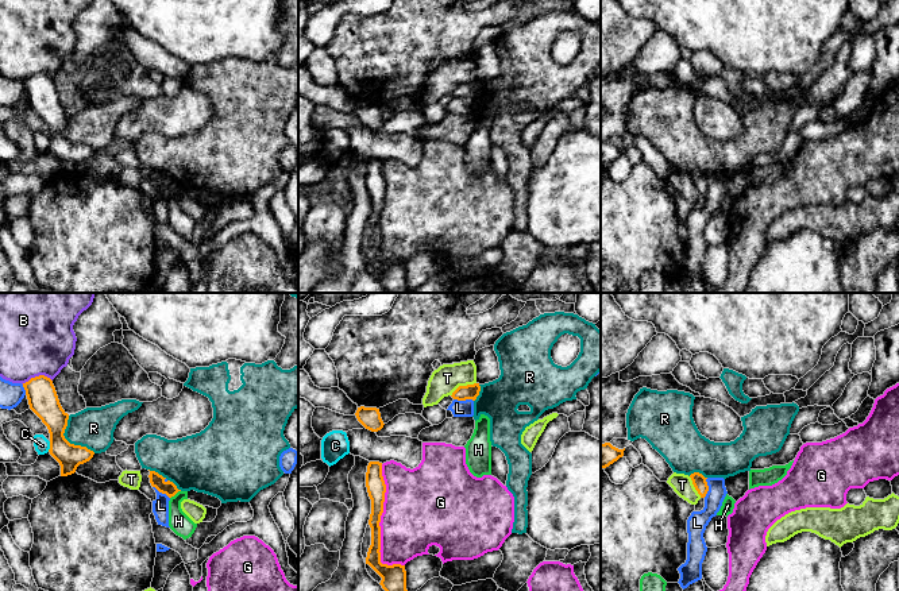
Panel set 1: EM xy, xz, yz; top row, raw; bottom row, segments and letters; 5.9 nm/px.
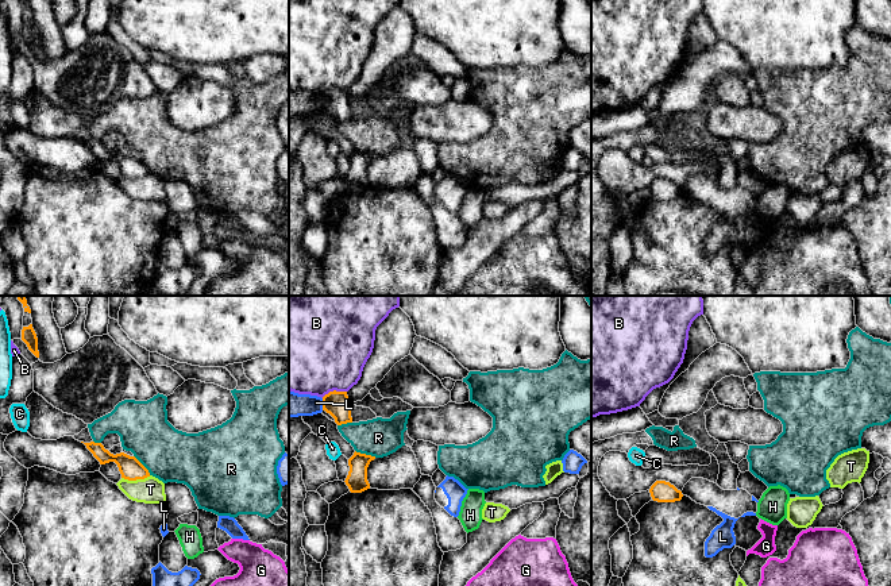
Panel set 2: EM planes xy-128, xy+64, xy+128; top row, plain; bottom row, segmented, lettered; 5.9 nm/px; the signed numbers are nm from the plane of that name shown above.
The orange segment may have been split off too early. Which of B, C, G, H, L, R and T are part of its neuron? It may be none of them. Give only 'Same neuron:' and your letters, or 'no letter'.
Same neuron: no letter

